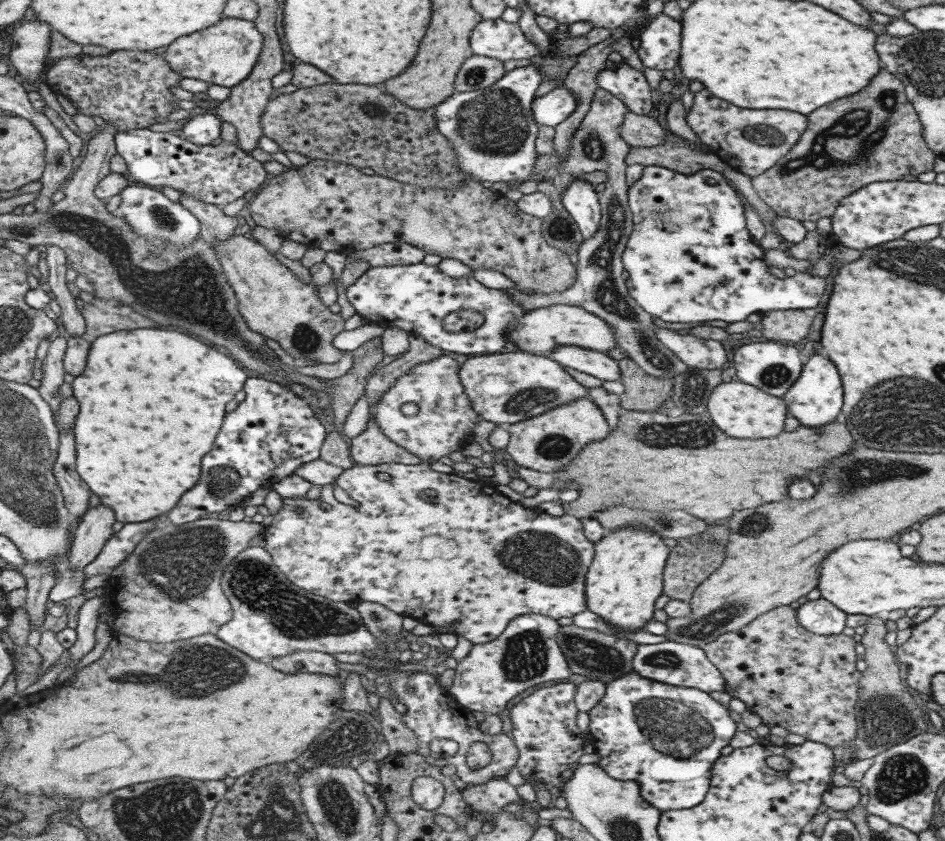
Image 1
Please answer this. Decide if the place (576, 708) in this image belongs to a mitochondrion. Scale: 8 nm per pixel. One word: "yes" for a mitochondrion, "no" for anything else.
no

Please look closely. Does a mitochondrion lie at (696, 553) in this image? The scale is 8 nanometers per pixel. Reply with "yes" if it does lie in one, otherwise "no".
no

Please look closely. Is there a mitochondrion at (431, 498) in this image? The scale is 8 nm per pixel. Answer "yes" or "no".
no

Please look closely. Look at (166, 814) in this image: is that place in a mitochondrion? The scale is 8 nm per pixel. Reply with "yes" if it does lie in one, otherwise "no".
yes

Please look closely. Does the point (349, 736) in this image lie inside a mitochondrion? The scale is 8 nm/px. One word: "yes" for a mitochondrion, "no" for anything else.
yes

